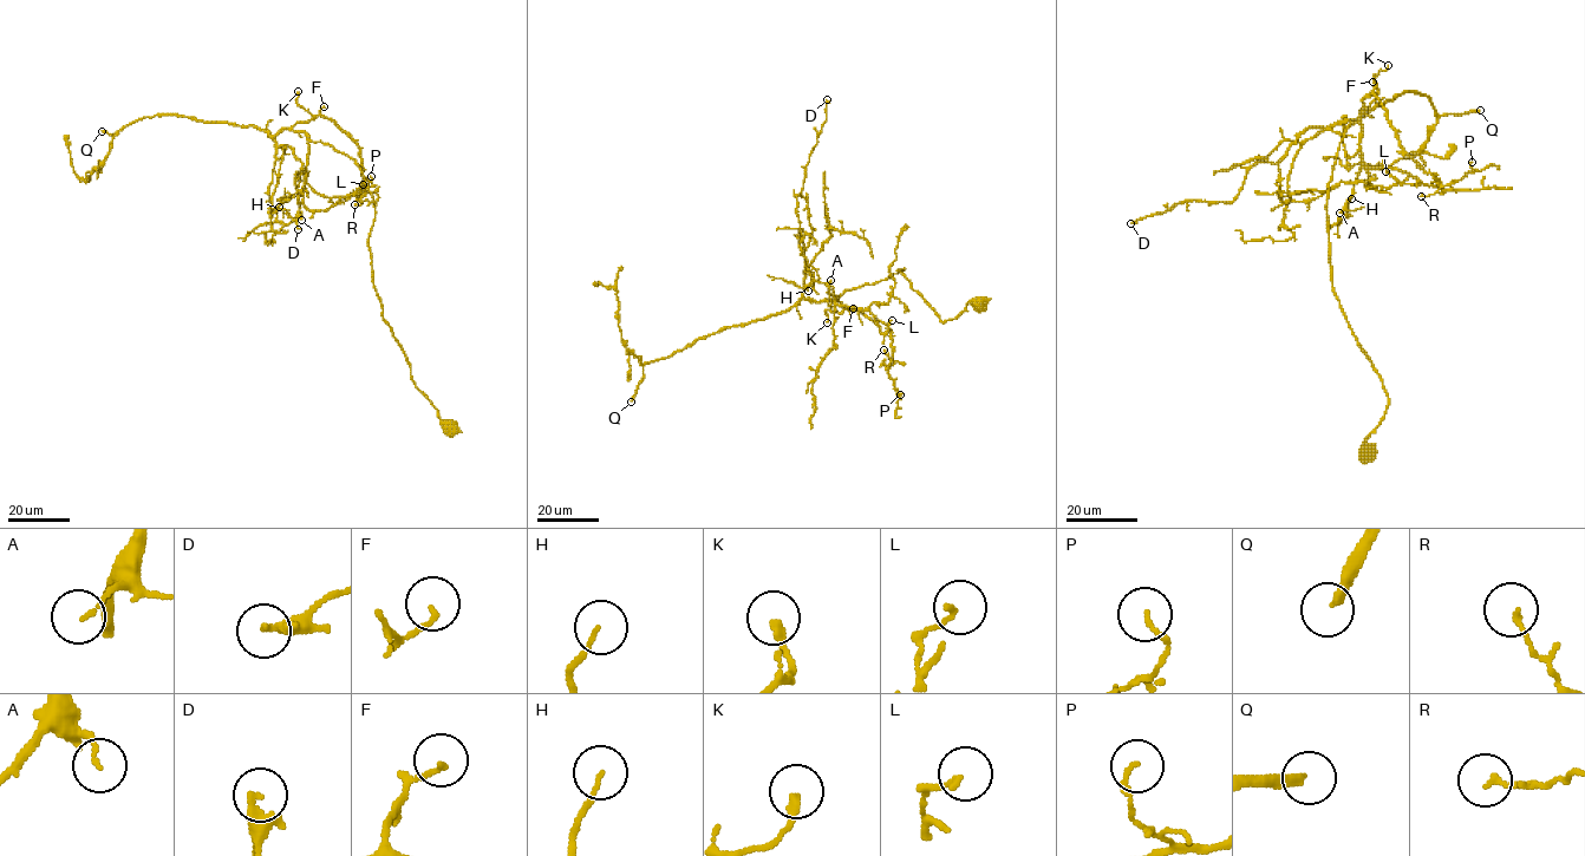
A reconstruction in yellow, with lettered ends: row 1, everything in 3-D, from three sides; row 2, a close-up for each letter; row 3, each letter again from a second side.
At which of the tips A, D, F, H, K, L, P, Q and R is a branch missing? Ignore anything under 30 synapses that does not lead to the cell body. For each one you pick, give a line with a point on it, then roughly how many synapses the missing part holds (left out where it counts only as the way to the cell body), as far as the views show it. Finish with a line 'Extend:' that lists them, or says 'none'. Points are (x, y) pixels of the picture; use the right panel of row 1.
Q: (1480, 110) | 120 syn
Extend: Q

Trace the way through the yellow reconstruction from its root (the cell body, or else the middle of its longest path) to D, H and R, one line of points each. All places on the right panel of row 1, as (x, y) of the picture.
D: (1365, 453), (1388, 398), (1334, 291), (1326, 211), (1365, 108), (1283, 141), (1231, 202), (1130, 223)
H: (1365, 453), (1388, 398), (1334, 291), (1326, 211), (1338, 144), (1358, 122), (1361, 167), (1341, 219), (1351, 198)
R: (1365, 453), (1388, 398), (1334, 291), (1326, 195), (1338, 144), (1371, 92), (1398, 145), (1442, 184), (1421, 196)

